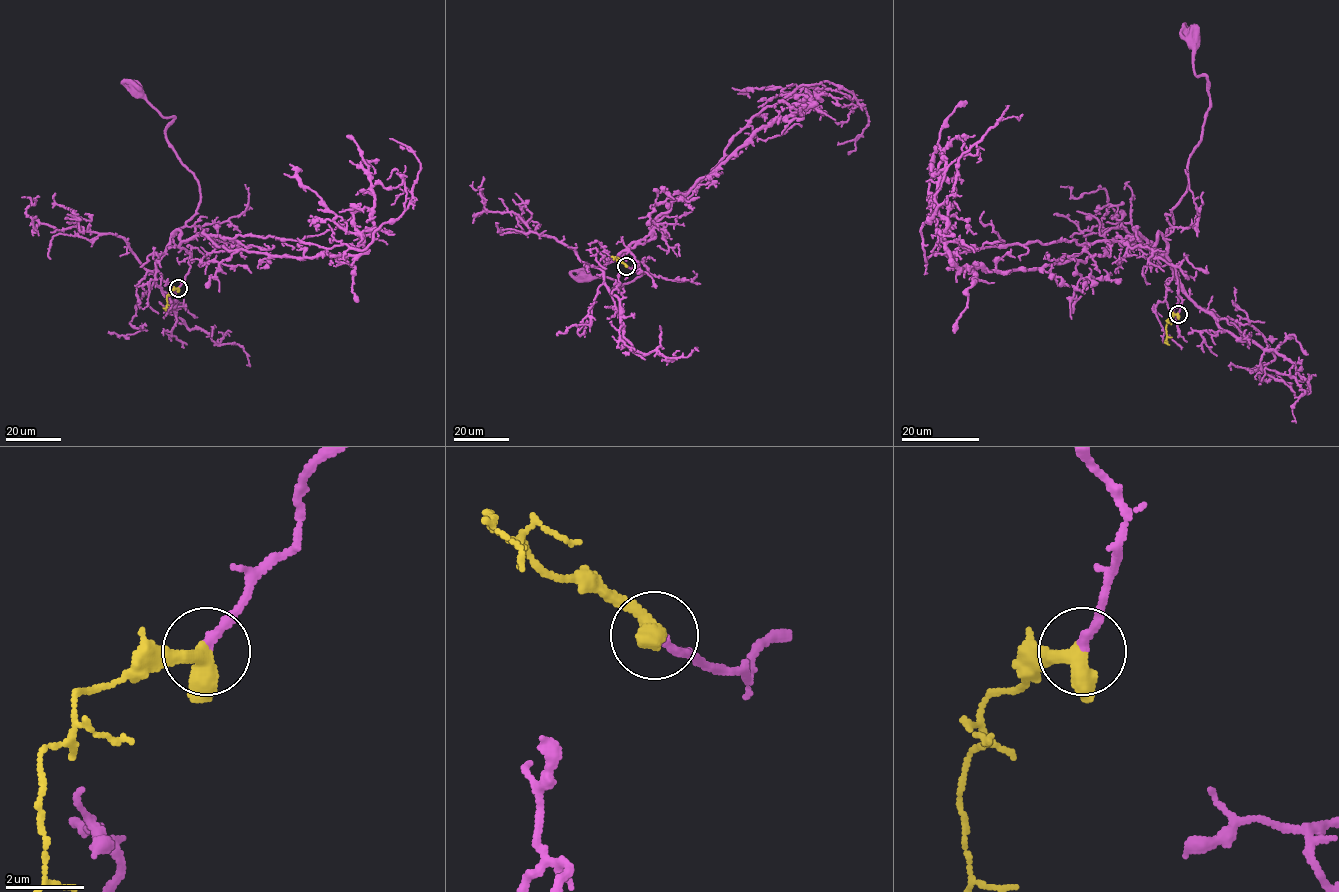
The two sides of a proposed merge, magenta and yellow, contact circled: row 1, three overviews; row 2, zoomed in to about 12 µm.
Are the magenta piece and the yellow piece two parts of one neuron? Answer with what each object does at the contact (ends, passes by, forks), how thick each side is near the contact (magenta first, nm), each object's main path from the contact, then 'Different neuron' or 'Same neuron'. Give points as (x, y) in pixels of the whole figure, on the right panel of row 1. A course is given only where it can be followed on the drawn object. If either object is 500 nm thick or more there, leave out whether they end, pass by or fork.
At the ring magenta ends. At the ring yellow passes by. Thickness 240 nm (magenta) against 400 nm. Course of magenta: (1177, 313), (1177, 275), (1157, 256), (1209, 104), (1192, 38). Course of yellow: (1177, 313), (1169, 318), (1165, 341). Same neuron

